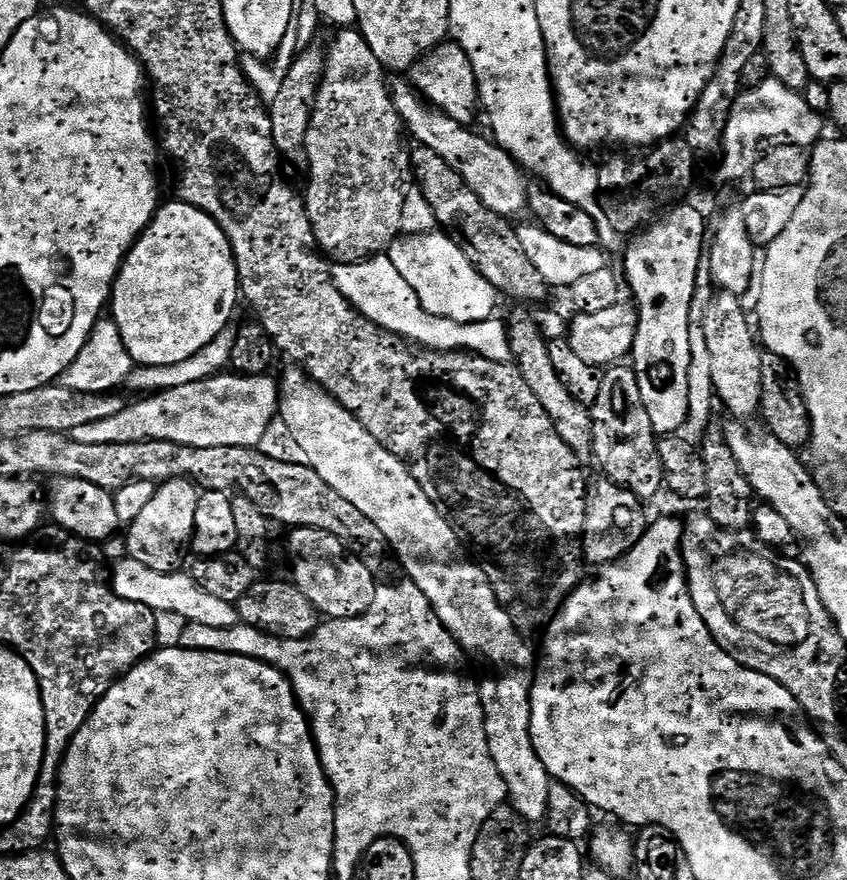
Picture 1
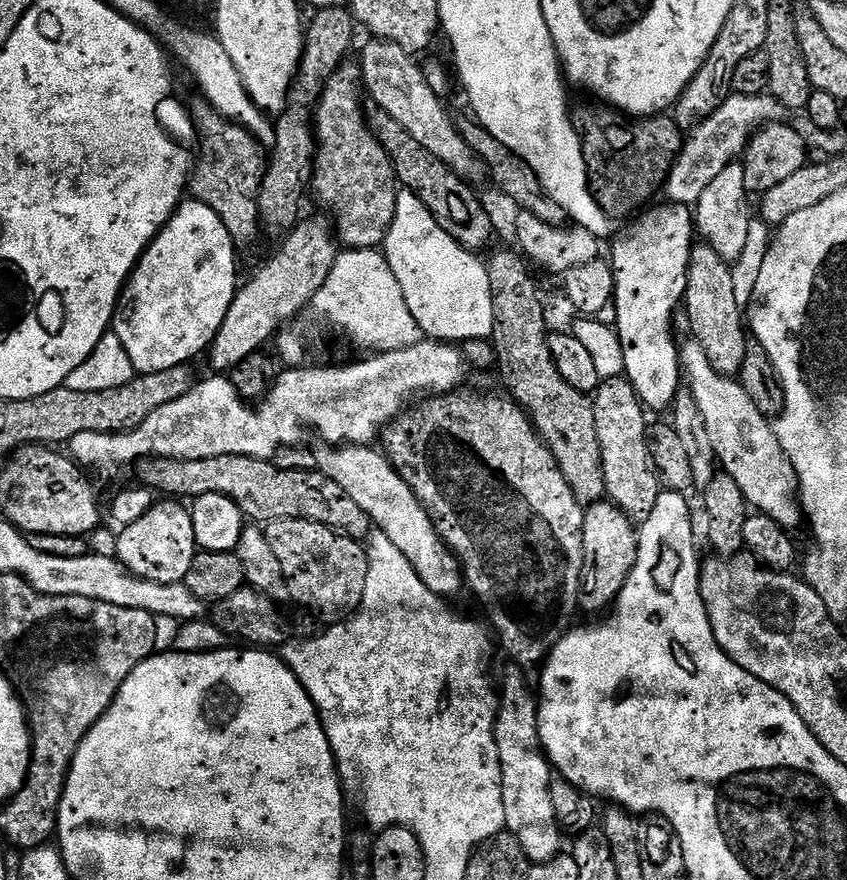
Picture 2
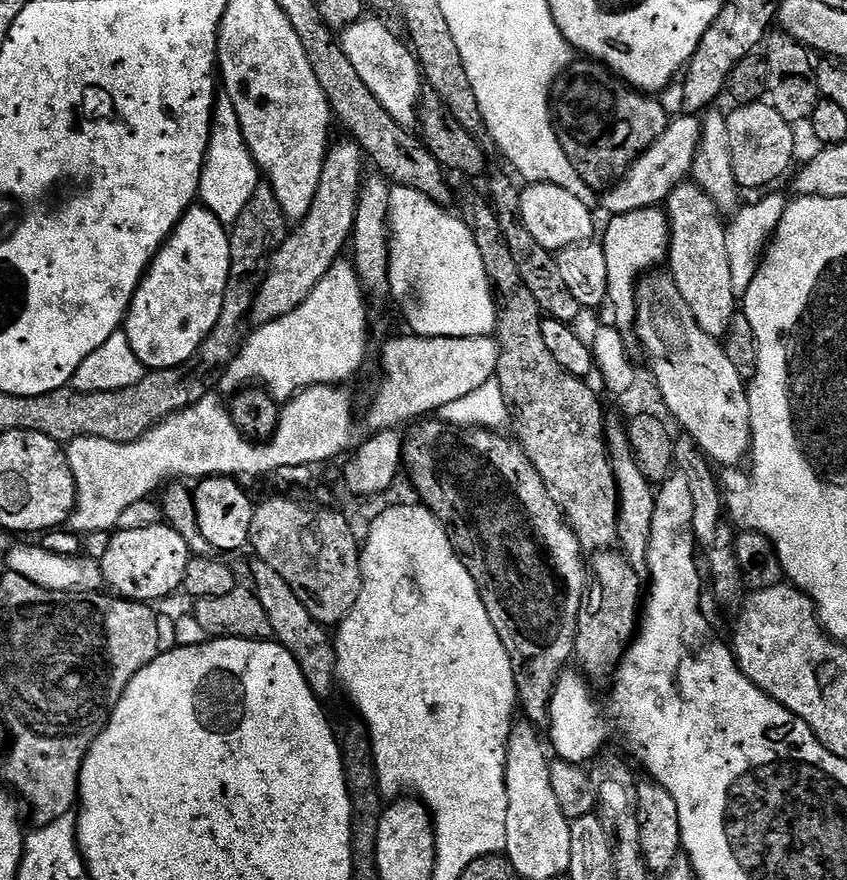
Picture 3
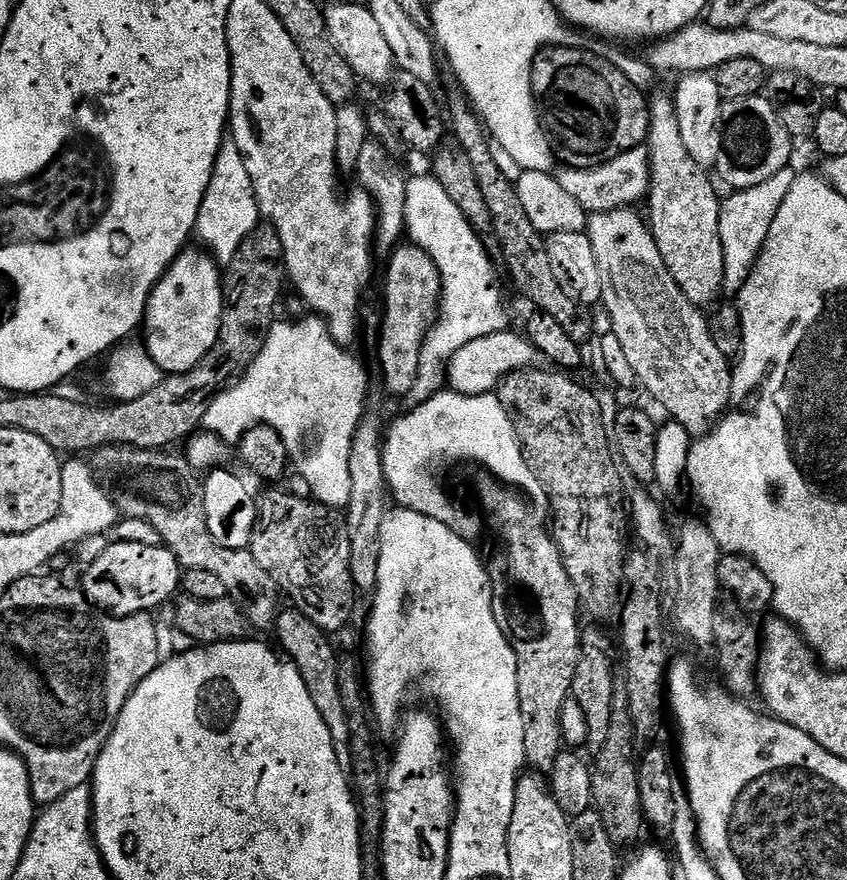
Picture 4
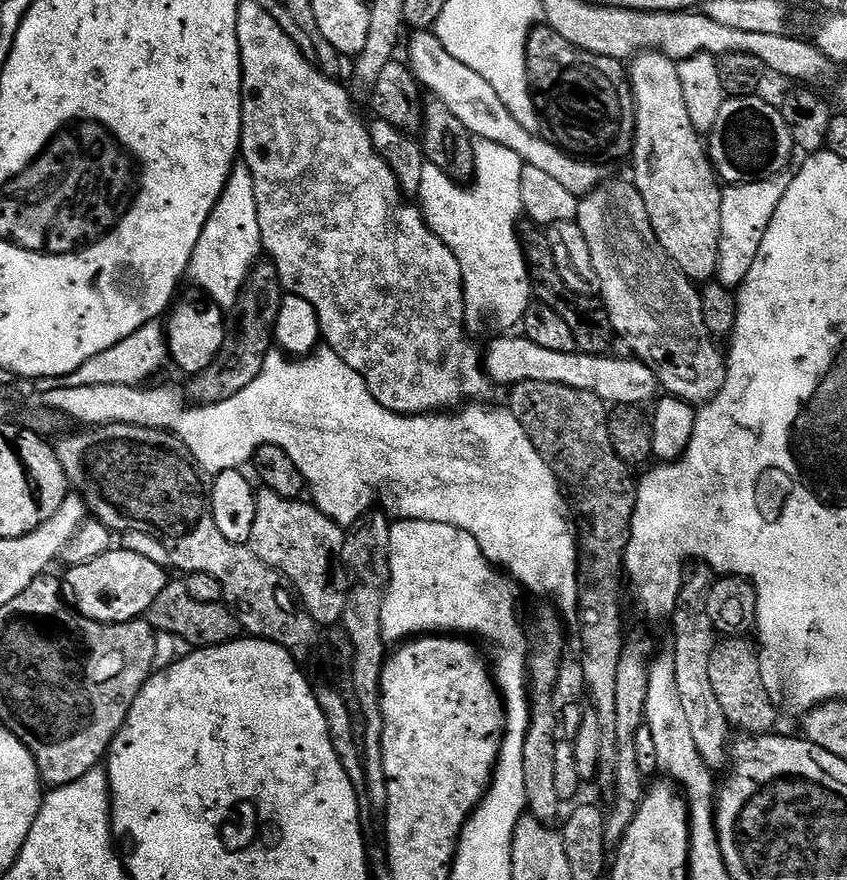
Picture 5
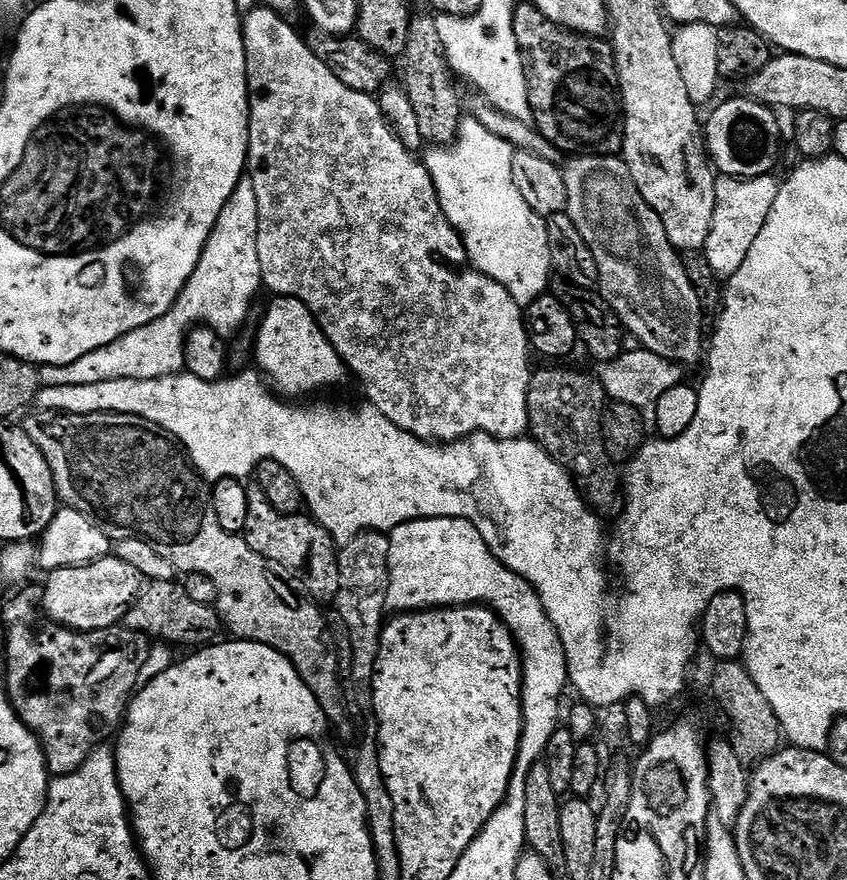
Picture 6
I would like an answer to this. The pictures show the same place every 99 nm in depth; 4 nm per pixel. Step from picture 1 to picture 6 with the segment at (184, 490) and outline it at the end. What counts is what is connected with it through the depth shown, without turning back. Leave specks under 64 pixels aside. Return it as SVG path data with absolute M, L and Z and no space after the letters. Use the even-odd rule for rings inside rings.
M109 554L91 564L83 564L77 568L59 568L48 572L48 581L44 584L44 612L51 623L73 632L98 632L105 628L117 627L124 619L124 613L135 602L142 591L140 571L126 562Z

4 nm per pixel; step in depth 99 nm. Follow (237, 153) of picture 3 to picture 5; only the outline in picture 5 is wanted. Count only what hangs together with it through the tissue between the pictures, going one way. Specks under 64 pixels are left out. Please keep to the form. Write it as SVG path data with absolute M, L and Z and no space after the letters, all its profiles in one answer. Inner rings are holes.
M242 162L232 165L232 173L228 176L226 186L198 238L198 246L194 246L194 254L188 263L187 279L197 284L199 291L213 304L222 310L231 310L240 296L246 278L252 273L252 267L262 256L260 227L258 226L258 201L254 198L254 178L250 178L250 170Z

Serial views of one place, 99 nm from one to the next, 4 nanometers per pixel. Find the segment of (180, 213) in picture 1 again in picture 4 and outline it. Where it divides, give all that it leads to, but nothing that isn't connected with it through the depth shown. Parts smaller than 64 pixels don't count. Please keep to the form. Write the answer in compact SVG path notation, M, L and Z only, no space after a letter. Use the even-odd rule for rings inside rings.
M185 250L181 252L174 263L165 270L164 277L156 283L148 299L146 347L150 358L154 358L156 365L165 374L190 371L194 366L198 366L198 362L202 362L202 358L206 358L208 351L220 340L220 327L224 321L226 307L226 288L222 283L222 268L207 251L199 251Z

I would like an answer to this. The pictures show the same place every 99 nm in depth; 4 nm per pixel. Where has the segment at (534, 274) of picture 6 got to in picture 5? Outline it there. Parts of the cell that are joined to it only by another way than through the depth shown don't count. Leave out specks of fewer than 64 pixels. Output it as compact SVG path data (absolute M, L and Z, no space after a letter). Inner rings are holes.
M476 140L473 150L476 175L467 186L451 180L445 172L438 170L438 166L425 163L418 193L418 207L424 213L424 221L430 226L430 230L438 234L438 238L442 238L446 246L450 246L454 258L458 258L464 283L465 321L472 325L480 324L483 320L493 320L500 330L512 330L515 329L512 328L515 324L517 327L523 321L528 305L534 300L528 264L524 261L522 236L518 228L516 232L516 223L524 216L520 179L525 163L518 158L518 154L514 154L514 150L498 146L498 142Z

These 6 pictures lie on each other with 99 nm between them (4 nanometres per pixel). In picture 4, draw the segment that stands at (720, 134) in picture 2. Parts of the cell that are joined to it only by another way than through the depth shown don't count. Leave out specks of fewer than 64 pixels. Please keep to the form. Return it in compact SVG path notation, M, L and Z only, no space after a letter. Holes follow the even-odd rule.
M644 146L626 150L626 154L618 154L618 158L597 168L564 166L561 169L561 172L555 173L557 182L562 186L562 190L567 190L573 196L574 202L578 202L578 206L582 206L589 214L639 205L639 200L641 203L652 187L652 162L648 159L648 150Z

